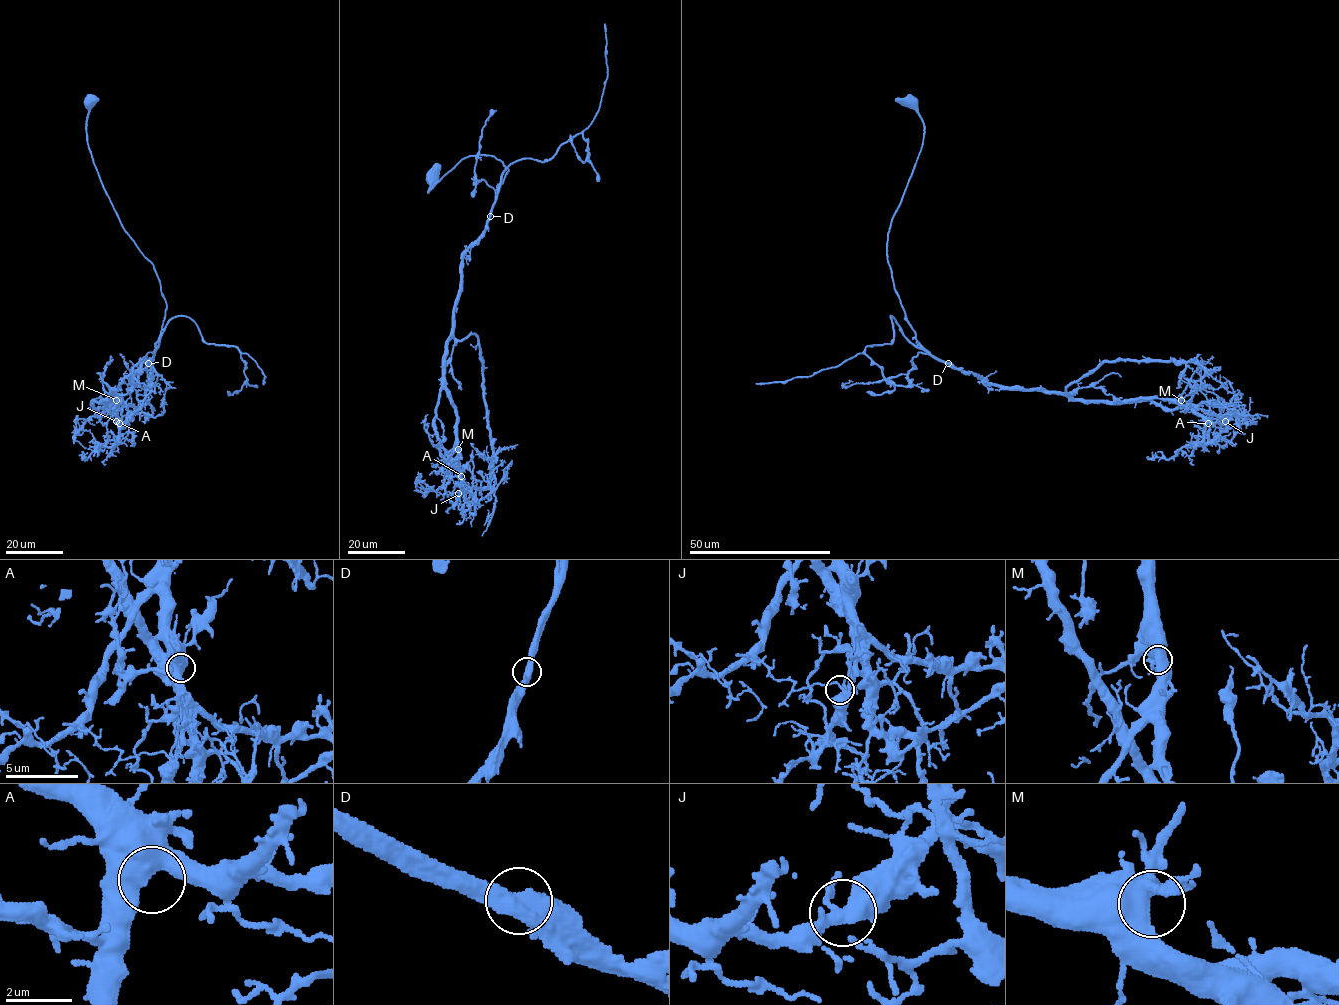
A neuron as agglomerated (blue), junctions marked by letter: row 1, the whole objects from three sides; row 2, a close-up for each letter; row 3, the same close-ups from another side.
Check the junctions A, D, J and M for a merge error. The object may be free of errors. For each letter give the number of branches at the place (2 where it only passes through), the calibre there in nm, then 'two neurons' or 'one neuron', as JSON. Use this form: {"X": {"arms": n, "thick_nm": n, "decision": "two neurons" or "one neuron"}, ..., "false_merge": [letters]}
{"A": {"arms": 2, "thick_nm": 550, "decision": "one neuron"}, "D": {"arms": 2, "thick_nm": 500, "decision": "one neuron"}, "J": {"arms": 3, "thick_nm": 400, "decision": "one neuron"}, "M": {"arms": 2, "thick_nm": 550, "decision": "one neuron"}, "false_merge": []}

